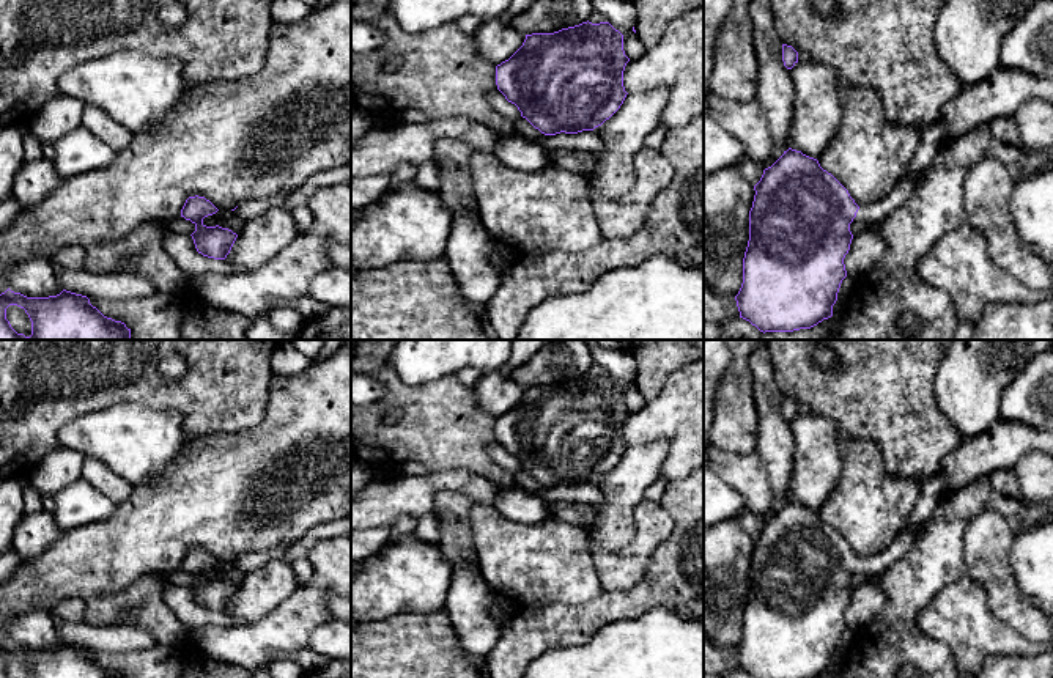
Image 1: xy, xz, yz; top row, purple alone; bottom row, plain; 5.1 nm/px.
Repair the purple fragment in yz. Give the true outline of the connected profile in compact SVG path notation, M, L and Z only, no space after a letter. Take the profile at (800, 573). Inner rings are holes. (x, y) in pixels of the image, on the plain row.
M792 500L784 503L754 538L743 636L735 648L740 670L752 678L817 678L831 670L841 636L847 629L844 610L853 591L850 576L883 574L899 554L914 547L922 533L924 524L905 527L885 551L858 558L817 511Z

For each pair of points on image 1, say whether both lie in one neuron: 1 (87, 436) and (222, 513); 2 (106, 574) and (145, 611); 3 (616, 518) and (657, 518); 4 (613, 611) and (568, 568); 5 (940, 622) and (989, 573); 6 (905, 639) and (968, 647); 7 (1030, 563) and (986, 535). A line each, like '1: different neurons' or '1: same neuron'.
1: different neurons
2: different neurons
3: different neurons
4: different neurons
5: different neurons
6: different neurons
7: different neurons

